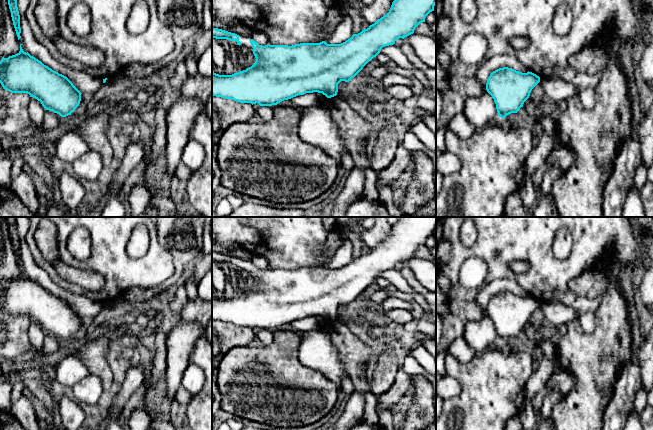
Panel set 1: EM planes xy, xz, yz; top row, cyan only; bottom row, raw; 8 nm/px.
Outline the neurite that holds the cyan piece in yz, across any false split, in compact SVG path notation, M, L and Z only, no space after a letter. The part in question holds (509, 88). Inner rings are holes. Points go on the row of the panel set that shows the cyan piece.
M503 67L493 71L487 79L486 90L494 99L499 117L517 113L529 98L540 77L532 72L522 73Z

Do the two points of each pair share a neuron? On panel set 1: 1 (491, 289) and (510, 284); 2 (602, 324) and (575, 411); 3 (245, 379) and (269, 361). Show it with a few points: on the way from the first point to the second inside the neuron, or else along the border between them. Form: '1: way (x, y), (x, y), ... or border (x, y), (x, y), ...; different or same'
1: way (496, 286), (505, 285); same
2: way (602, 346), (602, 351), (595, 358), (593, 389); same
3: way (251, 379), (263, 367); same

